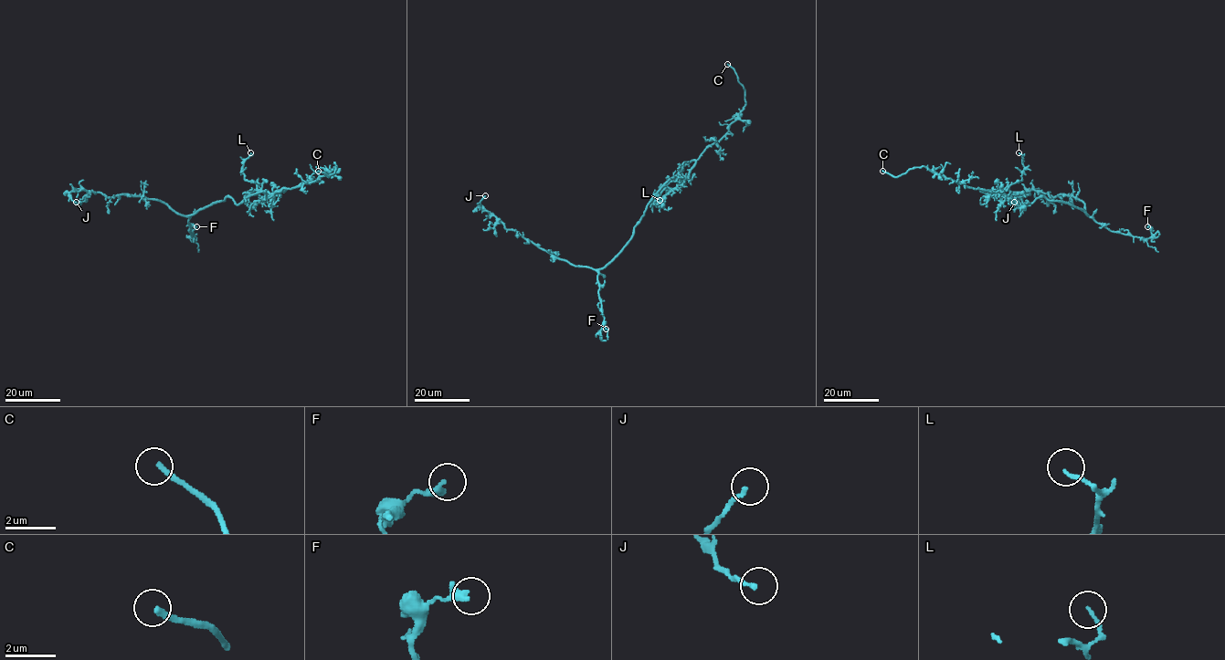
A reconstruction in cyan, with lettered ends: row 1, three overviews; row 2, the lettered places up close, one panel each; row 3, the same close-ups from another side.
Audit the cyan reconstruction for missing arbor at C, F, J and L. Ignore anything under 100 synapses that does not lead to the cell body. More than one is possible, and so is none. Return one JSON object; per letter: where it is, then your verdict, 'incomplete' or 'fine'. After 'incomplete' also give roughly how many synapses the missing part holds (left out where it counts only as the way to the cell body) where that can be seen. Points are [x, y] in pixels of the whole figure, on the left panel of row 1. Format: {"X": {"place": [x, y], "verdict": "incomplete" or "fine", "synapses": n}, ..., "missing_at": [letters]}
{"C": {"place": [318, 171], "verdict": "incomplete"}, "F": {"place": [196, 226], "verdict": "fine"}, "J": {"place": [76, 202], "verdict": "fine"}, "L": {"place": [250, 152], "verdict": "fine"}, "missing_at": ["C"]}

